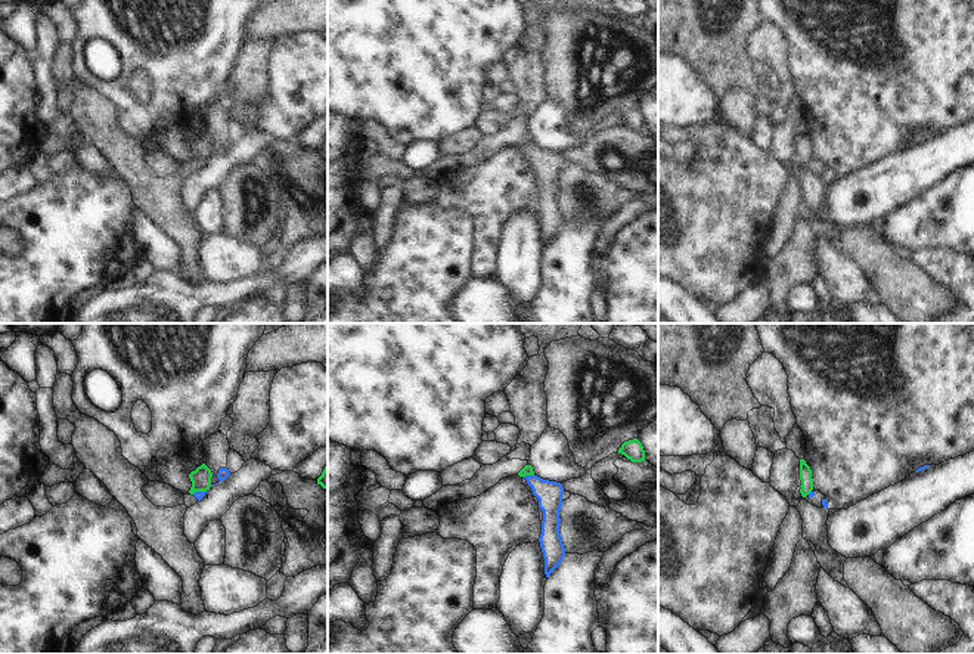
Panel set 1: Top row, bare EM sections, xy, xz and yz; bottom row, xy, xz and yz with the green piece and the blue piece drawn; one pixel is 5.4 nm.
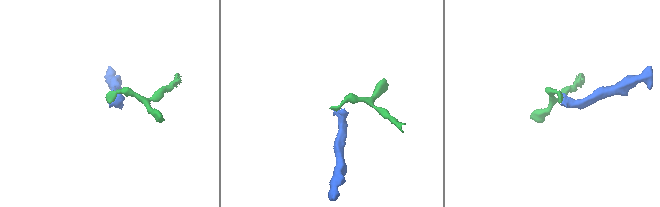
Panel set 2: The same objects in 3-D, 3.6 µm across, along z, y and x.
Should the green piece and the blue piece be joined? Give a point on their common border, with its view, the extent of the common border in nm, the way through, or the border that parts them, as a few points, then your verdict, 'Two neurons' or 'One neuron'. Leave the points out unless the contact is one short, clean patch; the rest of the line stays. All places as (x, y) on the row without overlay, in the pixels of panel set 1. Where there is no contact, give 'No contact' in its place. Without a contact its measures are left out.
Touches green at xz (529, 143). Shared border 60 nm. Boundary: xz (533, 143), (524, 146). Two neurons.

